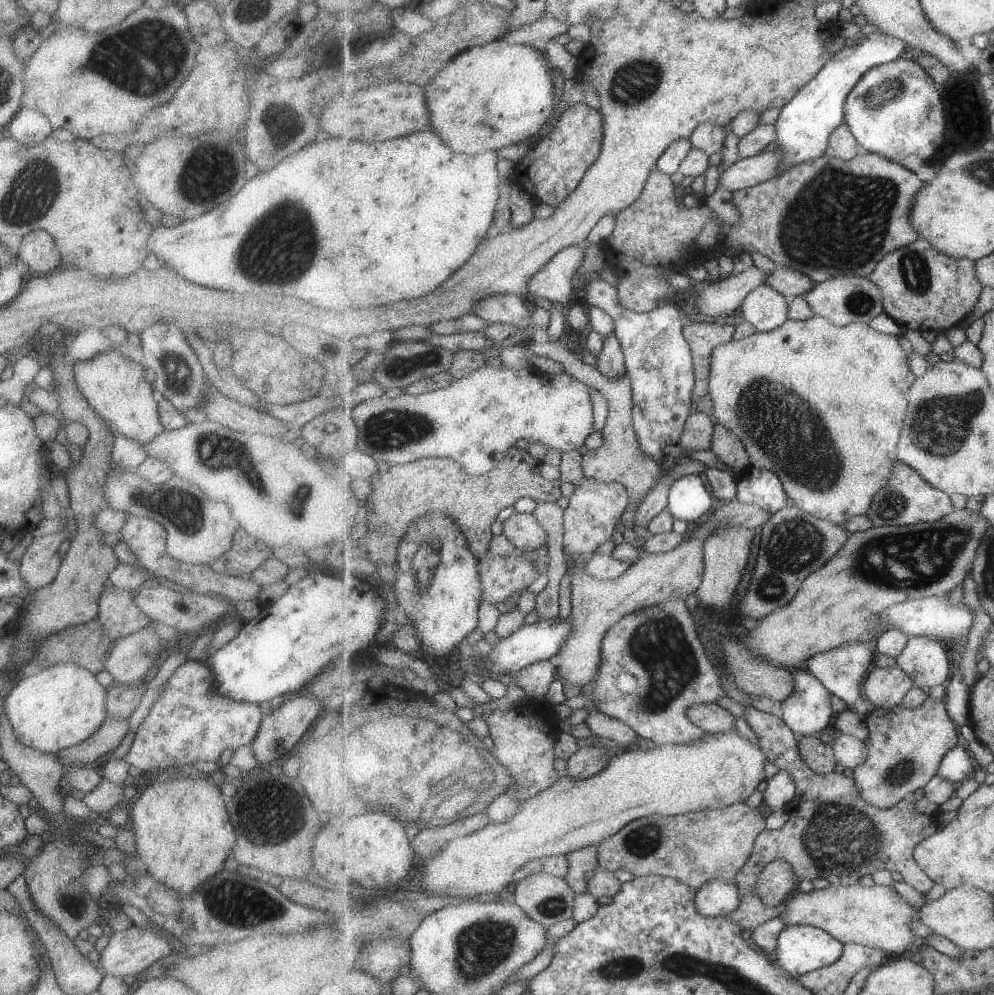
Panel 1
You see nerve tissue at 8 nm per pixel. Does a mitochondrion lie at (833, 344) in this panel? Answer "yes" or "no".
no

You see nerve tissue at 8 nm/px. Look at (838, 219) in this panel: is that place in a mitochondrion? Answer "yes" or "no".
yes

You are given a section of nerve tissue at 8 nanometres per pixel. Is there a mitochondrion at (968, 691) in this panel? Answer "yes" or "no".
no

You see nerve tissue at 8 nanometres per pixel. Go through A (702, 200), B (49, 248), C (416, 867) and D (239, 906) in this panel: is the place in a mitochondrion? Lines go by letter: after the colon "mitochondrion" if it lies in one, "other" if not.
A: other
B: other
C: other
D: mitochondrion

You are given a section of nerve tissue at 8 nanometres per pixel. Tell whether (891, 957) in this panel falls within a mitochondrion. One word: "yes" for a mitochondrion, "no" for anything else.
no

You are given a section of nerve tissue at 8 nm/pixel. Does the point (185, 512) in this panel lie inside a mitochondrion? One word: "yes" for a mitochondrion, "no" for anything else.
yes

